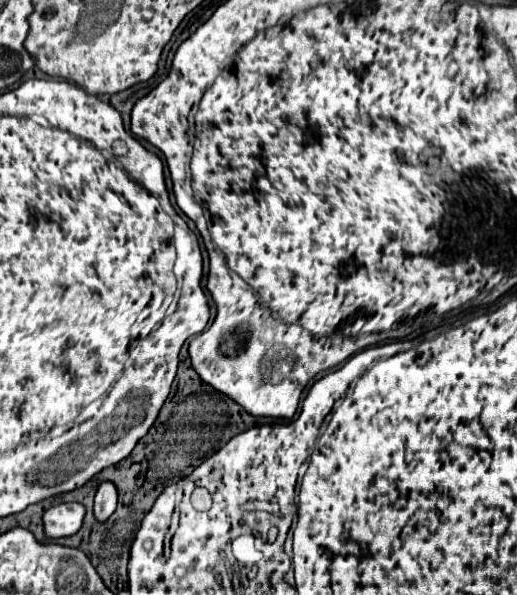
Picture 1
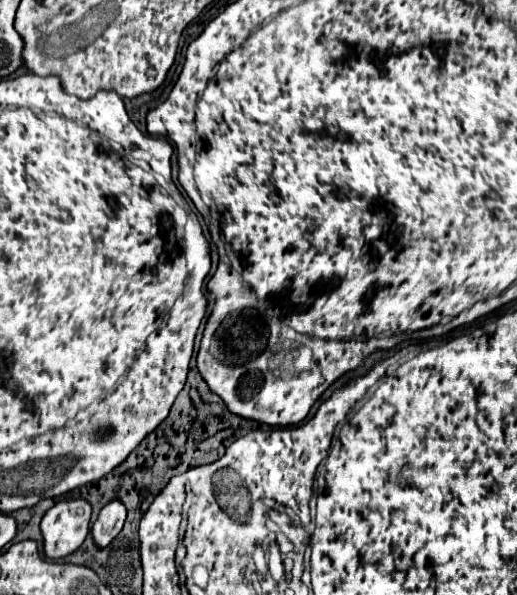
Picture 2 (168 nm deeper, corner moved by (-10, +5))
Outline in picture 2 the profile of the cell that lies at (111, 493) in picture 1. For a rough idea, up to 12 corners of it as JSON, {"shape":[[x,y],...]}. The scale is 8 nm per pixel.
{"shape":[[111,500],[93,524],[97,546],[105,548],[121,532],[125,504]]}

